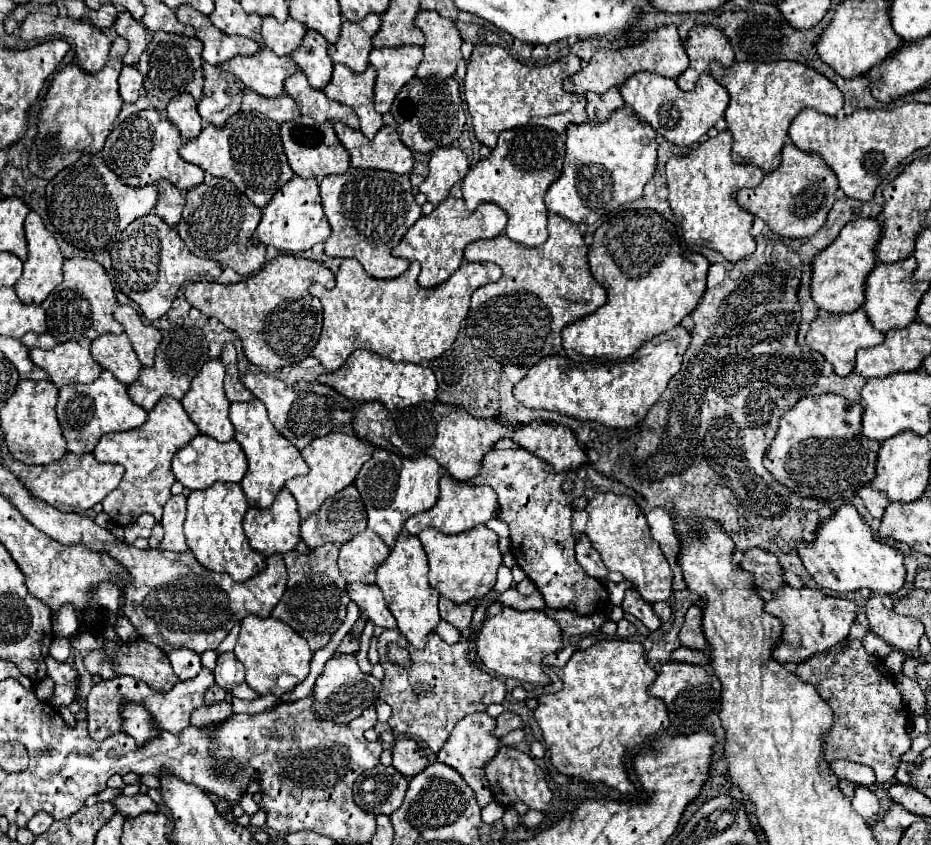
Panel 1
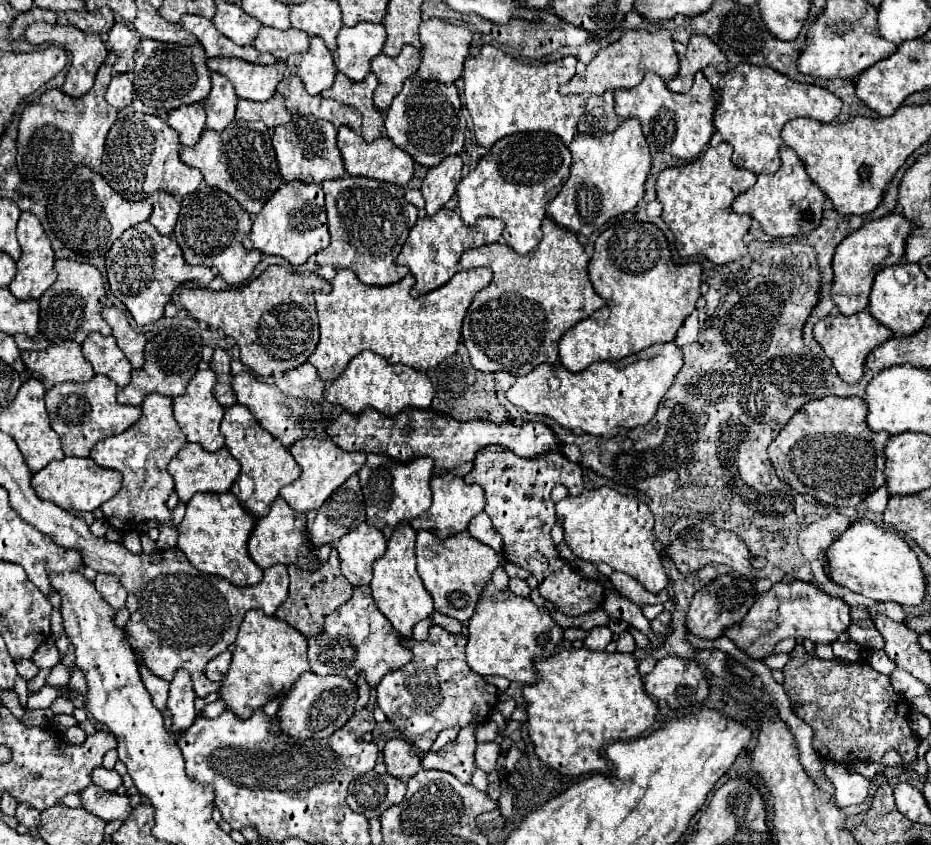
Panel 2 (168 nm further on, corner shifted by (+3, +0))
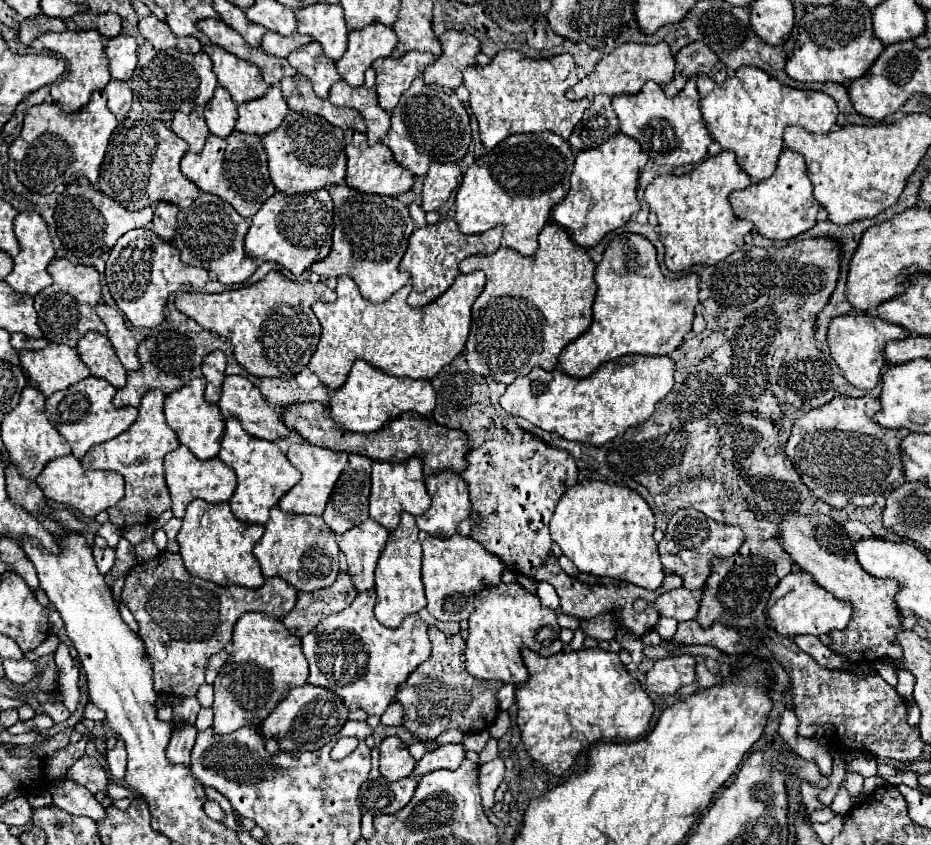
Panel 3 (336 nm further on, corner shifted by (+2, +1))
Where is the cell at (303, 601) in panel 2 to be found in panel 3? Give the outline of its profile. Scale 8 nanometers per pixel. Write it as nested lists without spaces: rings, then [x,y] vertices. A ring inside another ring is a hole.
[[[339,572],[337,580],[317,592],[299,592],[295,608],[283,618],[283,624],[291,634],[303,638],[309,634],[323,616],[339,612],[347,608],[357,596],[355,586],[351,584],[351,576],[347,572]]]

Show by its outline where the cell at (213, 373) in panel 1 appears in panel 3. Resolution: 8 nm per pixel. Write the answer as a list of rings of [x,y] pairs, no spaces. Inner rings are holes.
[[[199,376],[199,378],[193,378],[189,384],[185,384],[181,390],[165,398],[165,418],[169,426],[179,436],[179,442],[189,446],[189,450],[193,450],[193,454],[201,460],[209,460],[219,454],[219,444],[225,430],[225,418],[219,406],[213,406],[205,400],[205,386],[207,386],[207,380]]]

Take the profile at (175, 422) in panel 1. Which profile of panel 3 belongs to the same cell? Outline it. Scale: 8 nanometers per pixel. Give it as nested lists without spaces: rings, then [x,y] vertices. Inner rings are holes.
[[[161,390],[147,392],[139,406],[139,418],[129,426],[129,430],[125,430],[113,440],[91,446],[89,452],[81,460],[85,468],[115,470],[123,474],[125,496],[109,512],[111,524],[119,528],[133,526],[133,524],[149,524],[157,520],[163,510],[171,508],[171,498],[169,498],[169,490],[165,484],[165,472],[163,472],[163,458],[167,452],[173,452],[179,448],[179,440],[173,428],[169,428],[165,420],[163,400],[165,400],[165,394]]]

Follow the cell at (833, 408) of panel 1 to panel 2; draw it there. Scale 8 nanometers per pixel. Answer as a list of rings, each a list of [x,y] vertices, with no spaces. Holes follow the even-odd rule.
[[[822,397],[806,403],[786,423],[786,427],[778,433],[778,437],[768,447],[768,455],[772,459],[776,475],[782,481],[786,481],[790,487],[794,487],[798,493],[806,493],[806,497],[816,497],[816,501],[822,501],[822,505],[832,505],[832,511],[842,511],[852,521],[866,519],[866,513],[870,513],[870,509],[866,507],[864,499],[868,497],[868,493],[876,491],[886,483],[884,443],[888,443],[890,439],[890,435],[884,431],[878,433],[870,431],[870,441],[868,441],[868,435],[864,433],[868,429],[866,415],[868,415],[868,407],[866,401],[860,397],[844,397],[844,399]],[[812,473],[818,473],[816,475],[818,479],[812,479]]]

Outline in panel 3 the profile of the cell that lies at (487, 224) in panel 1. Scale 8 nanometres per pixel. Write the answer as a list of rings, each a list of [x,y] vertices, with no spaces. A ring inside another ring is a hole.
[[[441,218],[437,224],[427,224],[423,228],[417,228],[411,234],[409,240],[409,248],[405,252],[405,256],[401,258],[399,268],[407,270],[411,274],[411,294],[407,298],[407,302],[411,306],[425,306],[429,302],[433,302],[437,296],[441,296],[455,280],[455,276],[459,274],[459,262],[463,258],[467,258],[469,254],[491,254],[501,246],[501,234],[503,234],[503,226],[495,226],[487,232],[481,234],[461,234],[459,226],[453,218]]]

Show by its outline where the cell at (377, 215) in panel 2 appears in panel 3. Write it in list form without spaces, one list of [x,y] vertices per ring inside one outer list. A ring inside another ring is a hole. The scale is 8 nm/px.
[[[347,184],[327,190],[335,204],[333,246],[329,256],[315,262],[311,270],[319,276],[349,276],[371,302],[387,300],[393,292],[411,282],[409,272],[399,272],[399,260],[403,258],[409,236],[415,230],[407,204],[393,196],[365,194]]]

